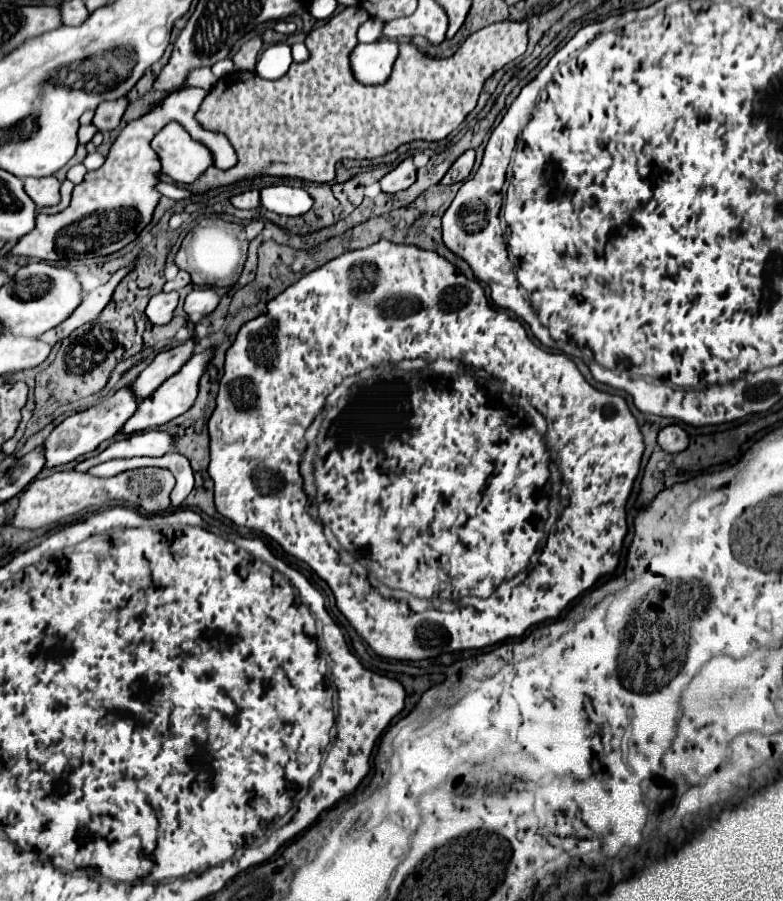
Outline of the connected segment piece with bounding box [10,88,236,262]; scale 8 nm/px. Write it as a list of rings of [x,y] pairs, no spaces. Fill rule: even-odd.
[[[184,88],[180,92],[170,94],[164,100],[162,108],[156,108],[144,114],[142,118],[132,120],[126,128],[122,128],[122,132],[110,146],[106,162],[98,170],[86,172],[84,180],[74,188],[70,206],[58,214],[38,214],[36,228],[24,238],[20,238],[20,242],[10,250],[10,254],[58,262],[74,258],[108,256],[136,240],[136,236],[152,222],[154,210],[162,198],[162,194],[156,190],[156,186],[160,184],[162,166],[150,142],[166,122],[180,122],[194,140],[204,144],[212,152],[216,168],[234,168],[236,152],[226,140],[226,136],[204,130],[195,119],[204,96],[206,92],[202,88]]]

